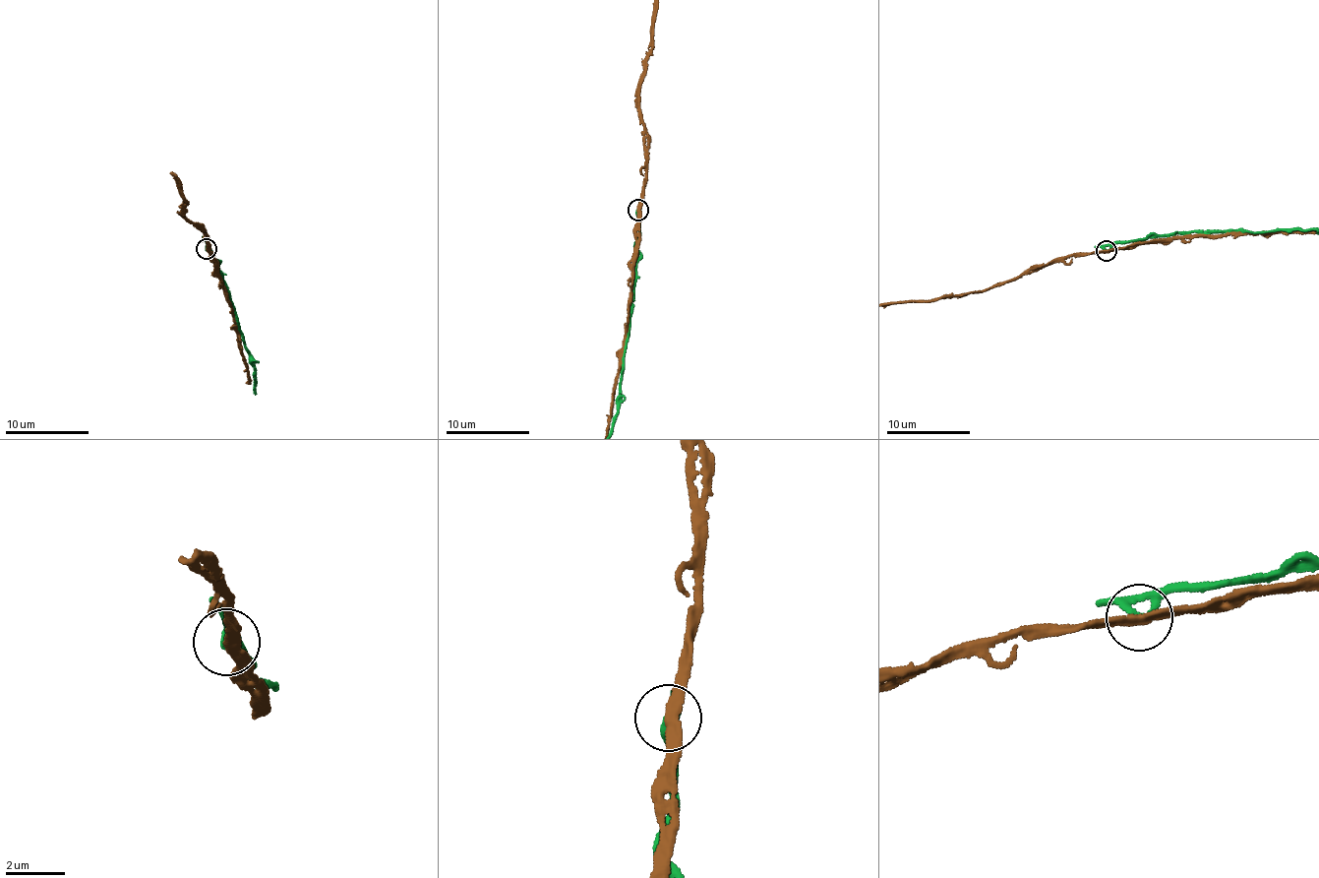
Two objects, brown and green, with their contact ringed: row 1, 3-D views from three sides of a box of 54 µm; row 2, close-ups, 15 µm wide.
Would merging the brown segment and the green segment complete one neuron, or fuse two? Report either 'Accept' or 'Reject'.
Reject

